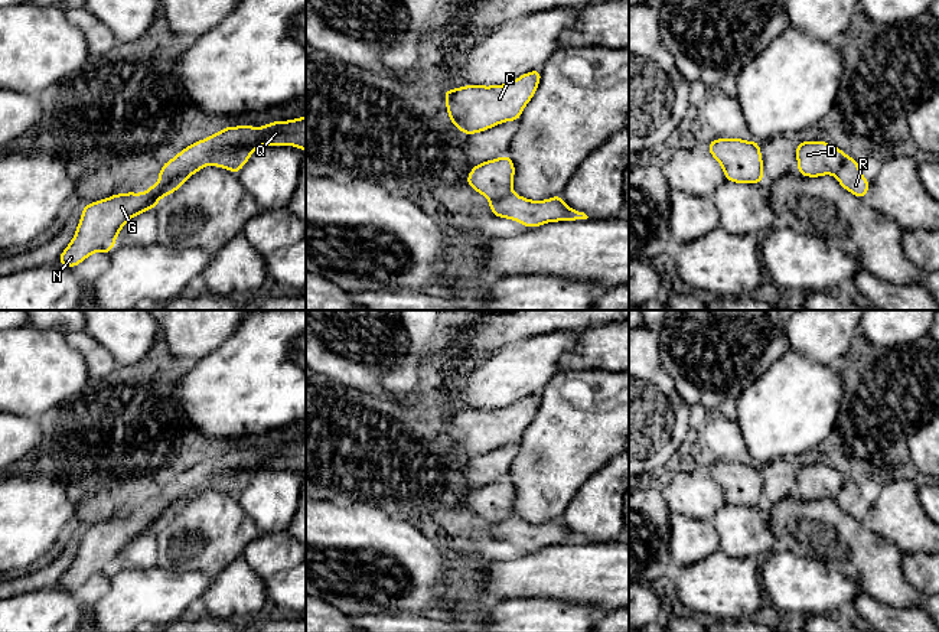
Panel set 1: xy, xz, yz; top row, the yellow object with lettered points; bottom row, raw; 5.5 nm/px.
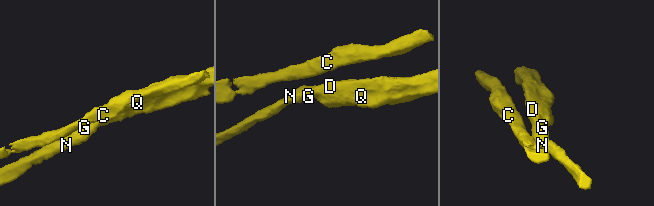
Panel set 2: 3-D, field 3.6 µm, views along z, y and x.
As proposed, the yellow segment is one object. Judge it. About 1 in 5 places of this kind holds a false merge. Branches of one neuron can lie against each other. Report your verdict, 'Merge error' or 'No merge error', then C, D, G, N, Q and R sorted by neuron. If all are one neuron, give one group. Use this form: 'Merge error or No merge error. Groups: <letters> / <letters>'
No merge error. Groups: C D G N Q R

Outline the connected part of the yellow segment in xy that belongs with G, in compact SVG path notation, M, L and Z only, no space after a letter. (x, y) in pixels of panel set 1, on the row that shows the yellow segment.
M306 115L287 121L273 120L264 127L224 127L167 160L157 172L159 180L143 193L130 190L84 205L75 235L56 263L74 268L92 253L110 254L118 232L133 216L154 209L163 196L175 193L206 164L238 175L261 146L294 146L306 153Z

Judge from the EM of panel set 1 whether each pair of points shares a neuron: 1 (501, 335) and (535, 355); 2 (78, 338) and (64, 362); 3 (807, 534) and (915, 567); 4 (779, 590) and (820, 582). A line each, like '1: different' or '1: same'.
1: different
2: different
3: different
4: same

